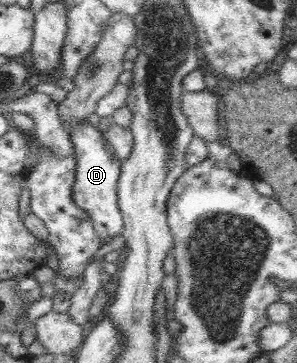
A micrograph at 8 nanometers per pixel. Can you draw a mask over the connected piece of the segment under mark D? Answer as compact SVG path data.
M81 121L80 125L72 127L68 133L74 146L73 157L76 161L72 201L78 209L82 209L90 216L101 243L105 244L124 231L117 195L117 181L120 177L122 161L117 159L114 149L107 143L103 134L87 121Z

